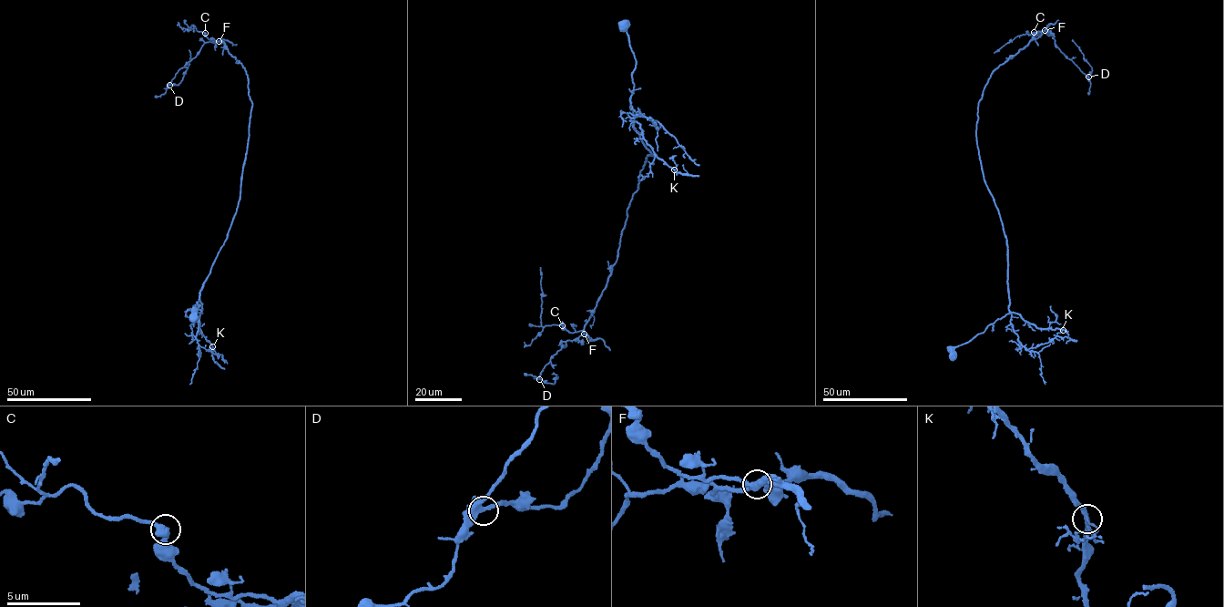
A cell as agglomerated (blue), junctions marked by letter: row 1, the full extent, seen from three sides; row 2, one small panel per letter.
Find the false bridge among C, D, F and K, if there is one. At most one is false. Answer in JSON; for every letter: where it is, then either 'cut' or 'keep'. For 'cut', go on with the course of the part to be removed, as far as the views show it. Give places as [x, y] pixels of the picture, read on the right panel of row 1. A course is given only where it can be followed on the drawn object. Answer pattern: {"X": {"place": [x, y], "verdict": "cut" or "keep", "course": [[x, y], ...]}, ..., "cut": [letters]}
{"C": {"place": [1034, 32], "verdict": "keep"}, "D": {"place": [1088, 77], "verdict": "keep"}, "F": {"place": [1045, 30], "verdict": "keep"}, "K": {"place": [1063, 330], "verdict": "keep"}, "cut": []}

